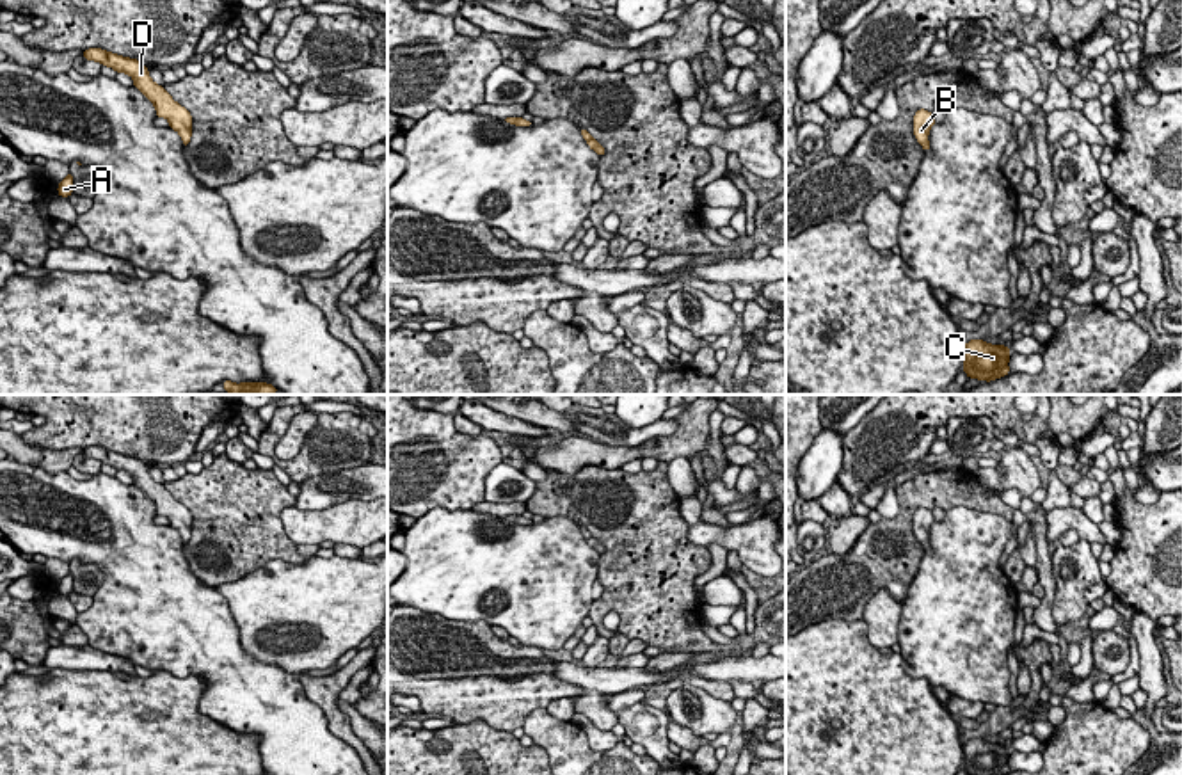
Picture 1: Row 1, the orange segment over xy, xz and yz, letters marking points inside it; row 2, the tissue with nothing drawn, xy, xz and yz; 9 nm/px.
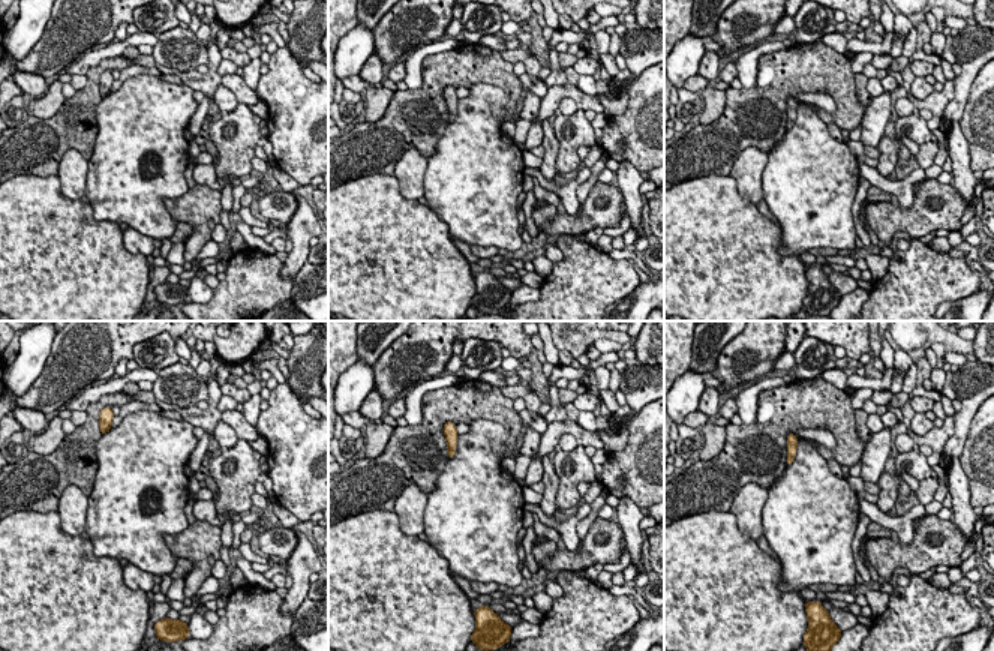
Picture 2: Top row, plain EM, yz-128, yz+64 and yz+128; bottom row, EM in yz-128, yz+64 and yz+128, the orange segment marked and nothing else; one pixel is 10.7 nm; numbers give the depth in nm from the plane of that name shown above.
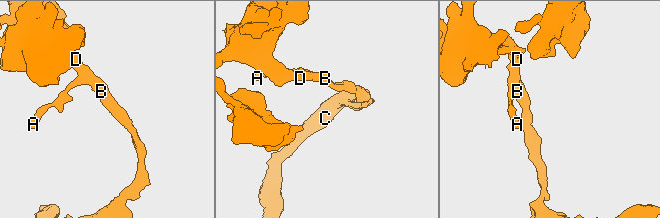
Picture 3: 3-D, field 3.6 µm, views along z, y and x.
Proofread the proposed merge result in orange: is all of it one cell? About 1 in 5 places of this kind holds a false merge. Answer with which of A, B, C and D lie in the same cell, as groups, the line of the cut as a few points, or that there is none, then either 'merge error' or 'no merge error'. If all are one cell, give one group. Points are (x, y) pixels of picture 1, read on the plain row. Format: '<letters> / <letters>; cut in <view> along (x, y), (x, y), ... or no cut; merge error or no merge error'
A B C D; no cut; no merge error

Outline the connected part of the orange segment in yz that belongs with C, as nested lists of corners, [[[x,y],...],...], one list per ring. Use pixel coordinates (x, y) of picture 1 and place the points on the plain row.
[[[970,738],[963,743],[963,764],[967,775],[1004,775],[1010,771],[1008,759],[1011,748],[1001,743],[990,743],[983,738]]]

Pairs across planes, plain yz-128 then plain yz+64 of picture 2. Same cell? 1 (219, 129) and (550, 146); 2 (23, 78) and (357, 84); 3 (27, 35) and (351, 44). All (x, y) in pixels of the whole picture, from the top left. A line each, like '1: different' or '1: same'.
1: different
2: different
3: same

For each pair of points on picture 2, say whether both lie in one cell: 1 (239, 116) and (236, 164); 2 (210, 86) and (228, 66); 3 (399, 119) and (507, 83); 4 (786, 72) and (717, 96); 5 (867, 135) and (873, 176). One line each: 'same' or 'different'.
1: same
2: different
3: same
4: different
5: different

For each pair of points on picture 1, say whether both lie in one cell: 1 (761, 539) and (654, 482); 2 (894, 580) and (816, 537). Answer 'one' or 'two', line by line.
1: two
2: two

